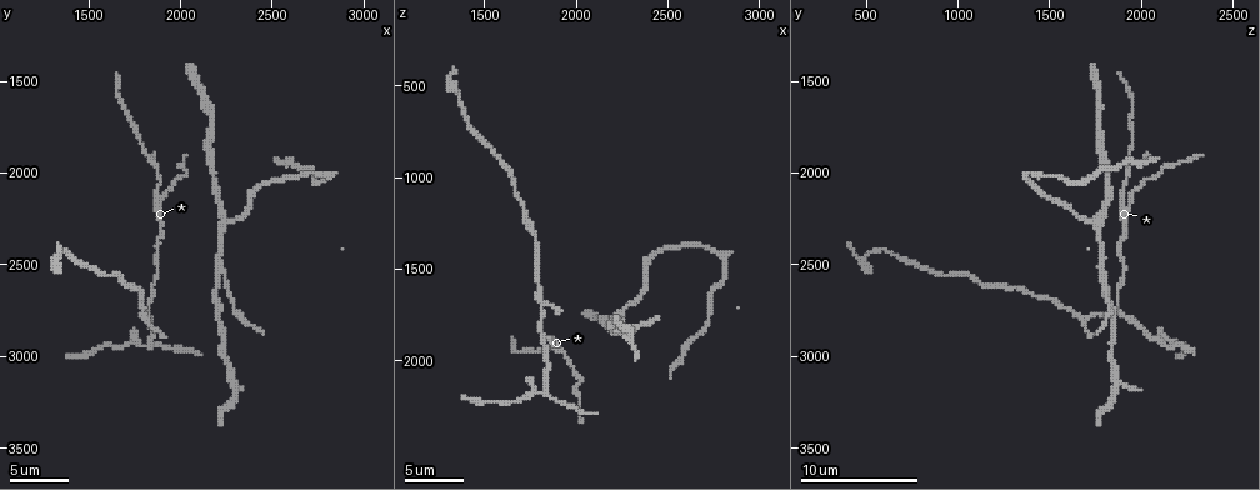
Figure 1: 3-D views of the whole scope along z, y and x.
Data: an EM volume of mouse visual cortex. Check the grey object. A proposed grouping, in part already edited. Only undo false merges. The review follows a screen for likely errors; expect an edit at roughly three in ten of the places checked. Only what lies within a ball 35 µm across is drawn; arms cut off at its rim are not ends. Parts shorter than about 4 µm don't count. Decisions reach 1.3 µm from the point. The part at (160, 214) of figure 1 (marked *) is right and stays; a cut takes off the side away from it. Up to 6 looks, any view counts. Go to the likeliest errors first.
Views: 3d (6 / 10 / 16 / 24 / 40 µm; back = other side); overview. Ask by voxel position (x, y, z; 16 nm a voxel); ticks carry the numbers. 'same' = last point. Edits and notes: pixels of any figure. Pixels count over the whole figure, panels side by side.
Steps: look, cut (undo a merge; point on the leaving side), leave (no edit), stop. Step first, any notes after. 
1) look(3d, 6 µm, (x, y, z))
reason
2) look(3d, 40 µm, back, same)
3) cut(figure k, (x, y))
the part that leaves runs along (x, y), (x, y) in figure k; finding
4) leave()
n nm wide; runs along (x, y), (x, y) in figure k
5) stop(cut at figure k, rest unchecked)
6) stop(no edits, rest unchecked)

look(3d, 16 µm, (1820, 2760, 1880))

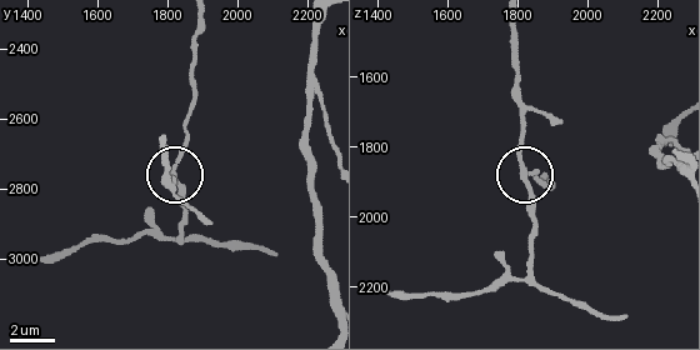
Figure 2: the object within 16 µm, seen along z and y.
look(3d, 16 µm, back, same)

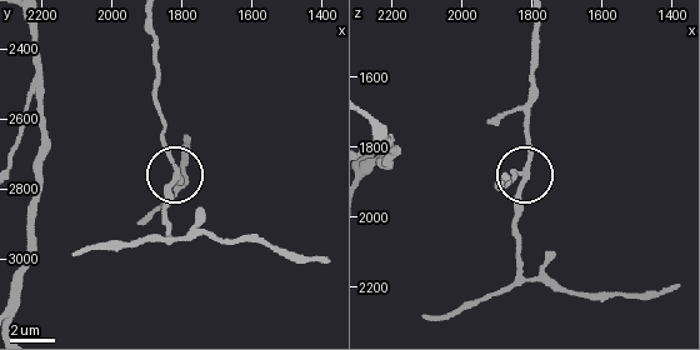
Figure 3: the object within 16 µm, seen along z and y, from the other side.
leave()
3 arms; runs along (149, 20), (155, 105), (178, 178), (166, 220) in figure 3; one cell here

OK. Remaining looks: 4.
look(3d, 16 µm, (2260, 2280, 1740))
arms part here

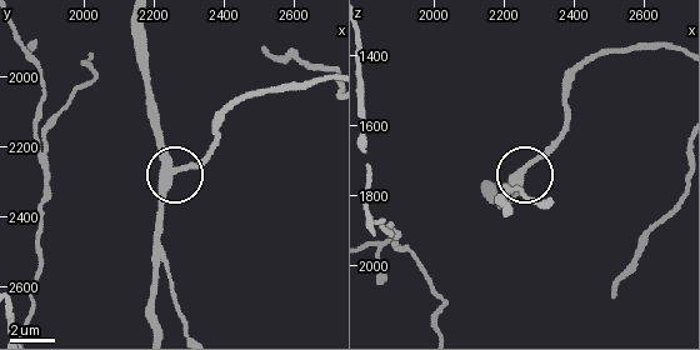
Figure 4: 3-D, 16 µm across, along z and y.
leave()
side arm 19 µm; 3 arms; continuous, no second cell

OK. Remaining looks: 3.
look(3d, 16 µm, (2200, 2540, 1780))
three-way junction

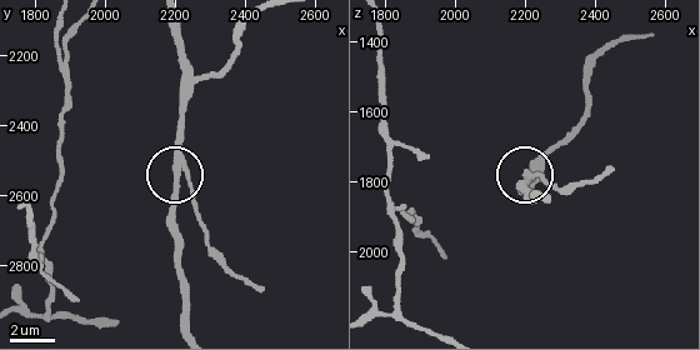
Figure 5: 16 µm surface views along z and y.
look(3d, 6 µm, same)

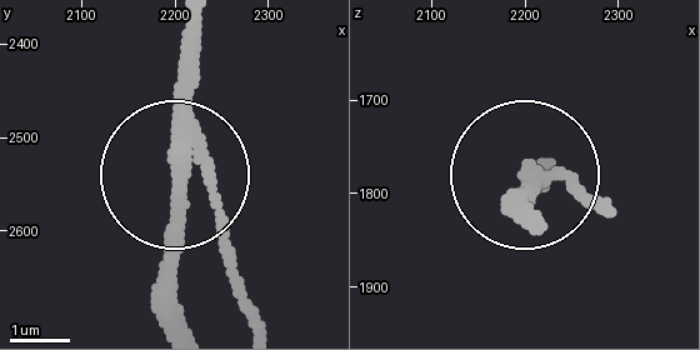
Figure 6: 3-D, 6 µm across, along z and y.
cut(figure 6, (219, 226))
260 nm wide; the part that leaves runs along (190, 139), (250, 328) in figure 6; two cells meet here

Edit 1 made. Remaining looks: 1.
stop(cut at figure 6, rest unchecked)

